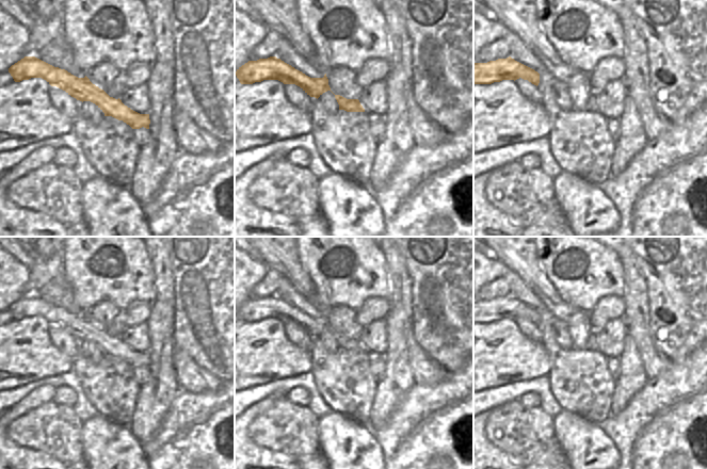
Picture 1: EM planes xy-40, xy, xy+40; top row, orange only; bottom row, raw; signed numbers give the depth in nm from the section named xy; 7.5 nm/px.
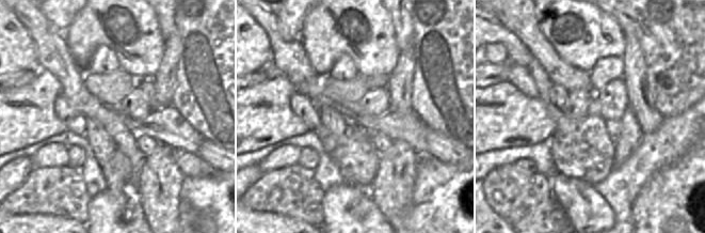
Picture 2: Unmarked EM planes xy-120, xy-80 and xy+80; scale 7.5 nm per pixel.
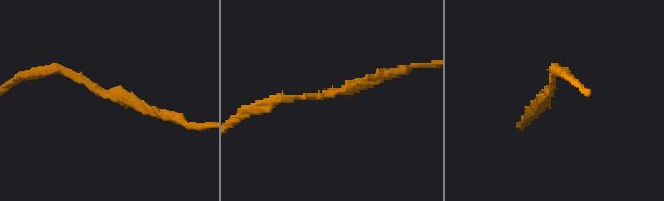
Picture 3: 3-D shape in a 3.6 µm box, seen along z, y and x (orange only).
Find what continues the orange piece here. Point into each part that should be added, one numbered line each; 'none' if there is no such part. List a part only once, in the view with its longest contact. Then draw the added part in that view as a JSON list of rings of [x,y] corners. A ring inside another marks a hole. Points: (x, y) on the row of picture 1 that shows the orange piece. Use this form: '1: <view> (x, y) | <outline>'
none

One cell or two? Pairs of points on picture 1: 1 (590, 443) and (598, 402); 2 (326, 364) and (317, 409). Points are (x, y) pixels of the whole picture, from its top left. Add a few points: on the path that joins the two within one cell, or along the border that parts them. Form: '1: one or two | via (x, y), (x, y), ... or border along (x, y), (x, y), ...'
1: two | border along (572, 411), (597, 424)
2: two | border along (310, 372), (317, 391), (333, 411)

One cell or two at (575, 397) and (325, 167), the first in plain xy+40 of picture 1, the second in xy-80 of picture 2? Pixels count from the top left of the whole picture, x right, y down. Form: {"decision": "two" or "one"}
{"decision": "two"}

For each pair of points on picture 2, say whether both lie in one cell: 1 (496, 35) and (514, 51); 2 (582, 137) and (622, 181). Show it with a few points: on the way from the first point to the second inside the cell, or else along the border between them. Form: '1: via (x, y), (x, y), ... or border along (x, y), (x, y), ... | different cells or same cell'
1: via (501, 36), (511, 46) | same cell
2: border along (613, 165), (612, 169), (593, 185) | different cells

